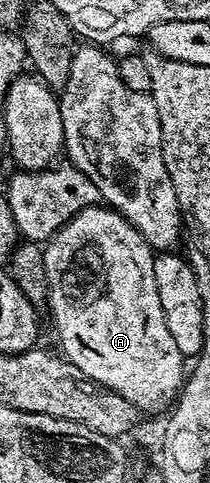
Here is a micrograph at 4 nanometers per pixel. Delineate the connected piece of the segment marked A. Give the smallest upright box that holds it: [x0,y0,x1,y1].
[44,204,187,414]

